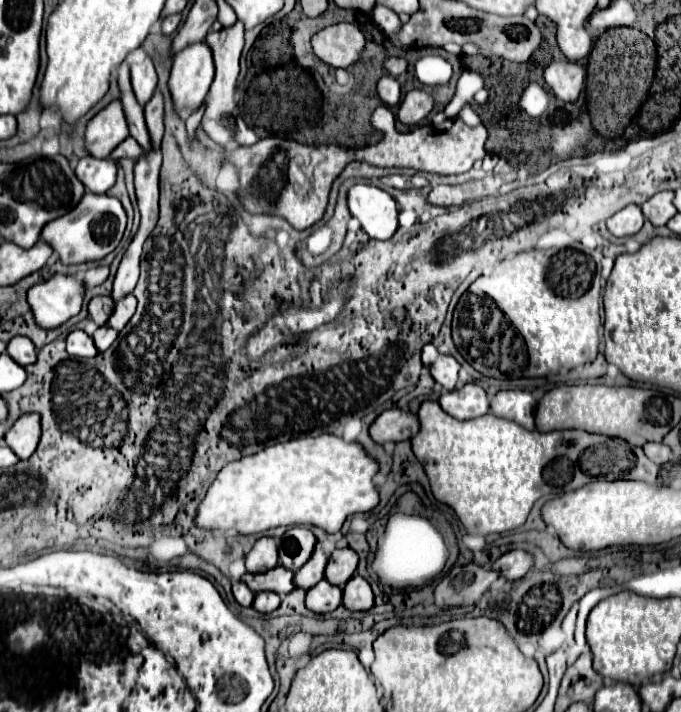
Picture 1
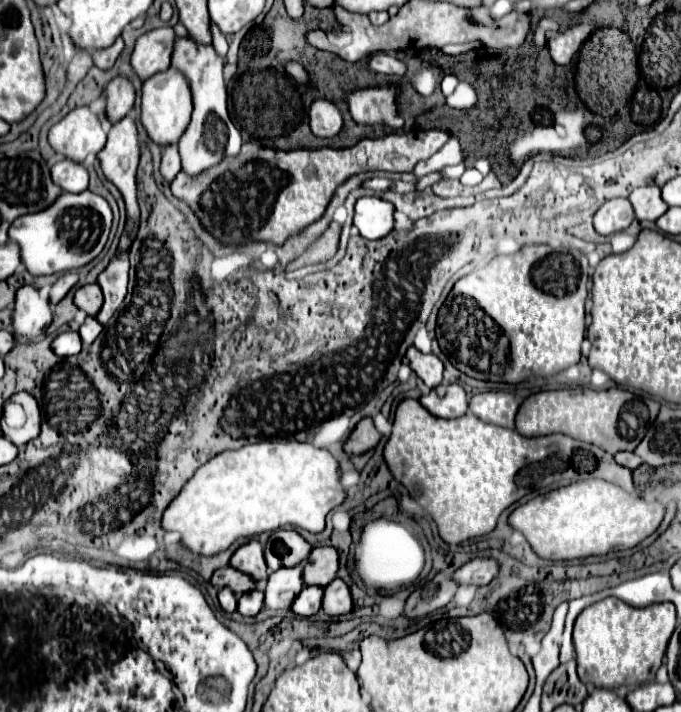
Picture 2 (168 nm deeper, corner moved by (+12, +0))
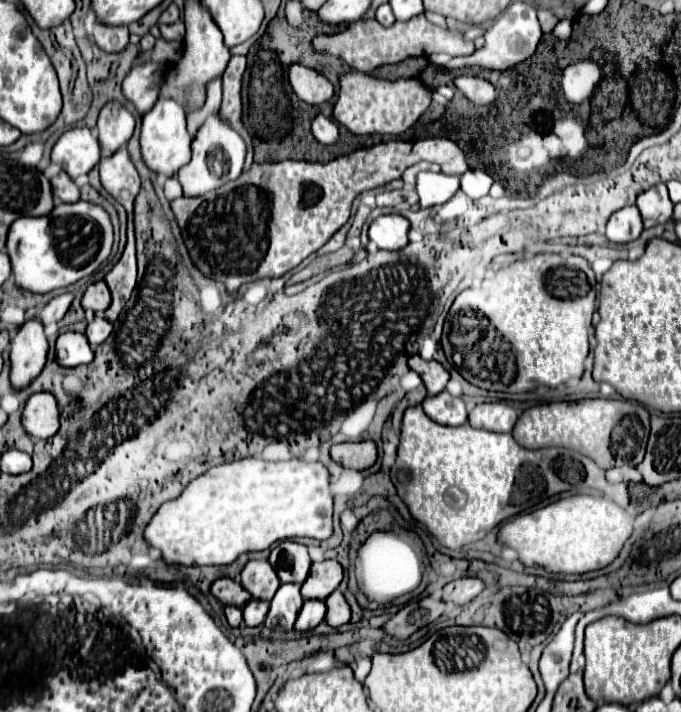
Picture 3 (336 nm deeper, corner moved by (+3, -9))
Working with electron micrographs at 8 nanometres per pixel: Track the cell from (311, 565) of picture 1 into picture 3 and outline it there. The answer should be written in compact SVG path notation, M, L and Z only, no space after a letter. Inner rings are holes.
M287 583L277 589L277 595L271 599L271 607L265 619L265 625L275 631L289 631L295 625L295 619L303 607L301 585Z

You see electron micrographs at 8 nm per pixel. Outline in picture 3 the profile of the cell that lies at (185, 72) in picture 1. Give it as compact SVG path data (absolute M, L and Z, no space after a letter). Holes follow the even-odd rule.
M159 99L151 111L143 115L143 127L141 127L141 153L151 171L157 171L161 175L175 175L185 163L191 159L191 143L193 137L187 131L185 123L185 109L183 103L177 99Z

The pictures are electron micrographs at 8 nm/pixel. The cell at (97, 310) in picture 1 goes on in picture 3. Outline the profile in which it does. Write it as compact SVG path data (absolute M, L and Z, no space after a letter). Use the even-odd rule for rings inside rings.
M103 281L89 285L81 299L81 305L83 305L83 309L91 309L95 315L103 315L107 311L107 307L111 305L109 287Z

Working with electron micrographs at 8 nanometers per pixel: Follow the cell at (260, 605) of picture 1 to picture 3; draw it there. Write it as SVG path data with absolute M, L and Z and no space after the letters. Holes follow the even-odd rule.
M251 599L245 607L243 607L243 619L249 627L257 627L265 621L269 611L269 603L261 601L261 599Z

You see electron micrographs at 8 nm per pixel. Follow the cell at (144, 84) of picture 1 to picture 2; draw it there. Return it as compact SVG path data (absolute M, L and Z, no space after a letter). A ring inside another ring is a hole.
M118 76L112 82L108 82L108 86L104 88L104 96L106 96L104 120L108 124L114 124L120 118L124 118L132 110L136 98L132 84L124 76Z

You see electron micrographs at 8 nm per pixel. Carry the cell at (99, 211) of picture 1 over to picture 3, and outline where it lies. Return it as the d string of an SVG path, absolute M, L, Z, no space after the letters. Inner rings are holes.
M57 203L45 217L17 219L9 229L7 253L13 263L13 279L19 287L33 293L63 289L91 275L111 253L113 225L109 213L95 203Z

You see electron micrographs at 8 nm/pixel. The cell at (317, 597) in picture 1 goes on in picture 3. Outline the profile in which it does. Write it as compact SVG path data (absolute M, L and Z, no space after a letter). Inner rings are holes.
M305 601L303 603L303 609L301 609L301 615L297 617L297 623L295 623L295 629L297 631L307 631L307 629L313 629L317 627L323 619L325 619L325 601Z

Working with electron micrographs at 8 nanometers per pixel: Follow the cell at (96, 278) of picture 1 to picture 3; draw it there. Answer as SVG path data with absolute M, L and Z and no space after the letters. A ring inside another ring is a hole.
M63 293L63 295L59 295L59 297L53 297L47 305L45 305L45 309L41 311L41 321L43 321L43 325L49 325L49 323L57 323L57 321L61 321L63 319L63 315L67 313L67 309L69 309L69 305L71 305L71 301L73 301L73 293Z

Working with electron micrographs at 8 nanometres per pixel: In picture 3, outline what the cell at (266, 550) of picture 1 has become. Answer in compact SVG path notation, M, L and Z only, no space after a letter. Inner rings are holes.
M251 559L241 571L241 585L251 593L253 599L271 601L281 581L269 561Z

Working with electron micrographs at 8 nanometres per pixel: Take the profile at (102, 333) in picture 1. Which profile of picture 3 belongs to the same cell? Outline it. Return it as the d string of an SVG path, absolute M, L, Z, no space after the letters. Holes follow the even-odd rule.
M95 315L95 319L89 323L89 327L85 331L85 337L89 339L91 347L97 347L111 335L111 331L113 331L113 325L105 317Z

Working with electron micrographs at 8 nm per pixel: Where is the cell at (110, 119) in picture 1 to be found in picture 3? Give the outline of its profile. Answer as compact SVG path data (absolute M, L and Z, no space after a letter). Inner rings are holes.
M73 127L65 131L51 151L51 161L61 163L73 179L89 173L99 163L99 159L101 145L89 127Z

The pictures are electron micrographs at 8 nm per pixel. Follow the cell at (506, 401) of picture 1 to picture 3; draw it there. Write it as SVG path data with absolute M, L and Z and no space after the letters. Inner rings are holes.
M481 403L469 413L469 423L495 433L511 433L519 419L519 411L507 403Z

